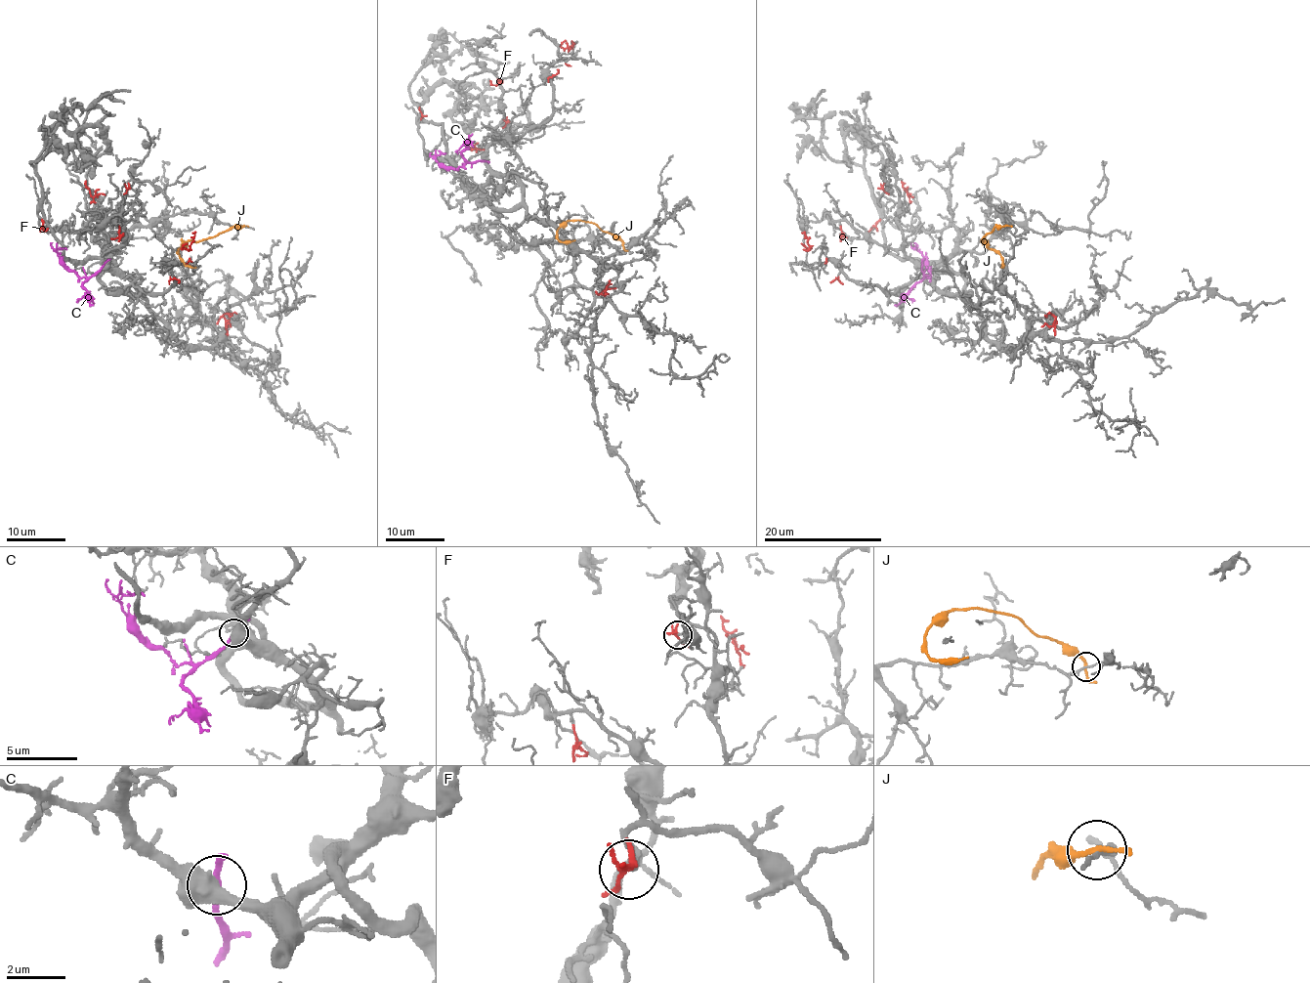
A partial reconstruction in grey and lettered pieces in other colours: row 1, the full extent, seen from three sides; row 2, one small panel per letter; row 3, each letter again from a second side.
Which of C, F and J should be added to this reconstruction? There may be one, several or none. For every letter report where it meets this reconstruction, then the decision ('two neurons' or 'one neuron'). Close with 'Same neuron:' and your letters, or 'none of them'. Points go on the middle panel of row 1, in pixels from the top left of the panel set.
C: meets grey at (483, 161); two neurons
F: meets grey at (507, 122); two neurons
J: meets grey at (623, 244); two neurons
Same neuron: none of them

